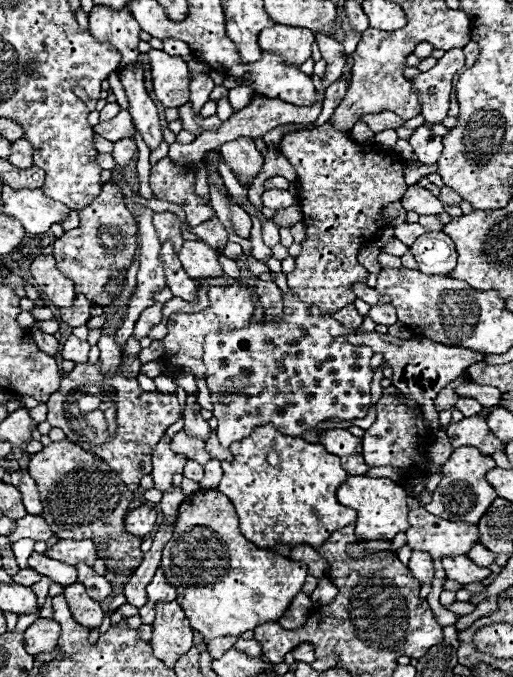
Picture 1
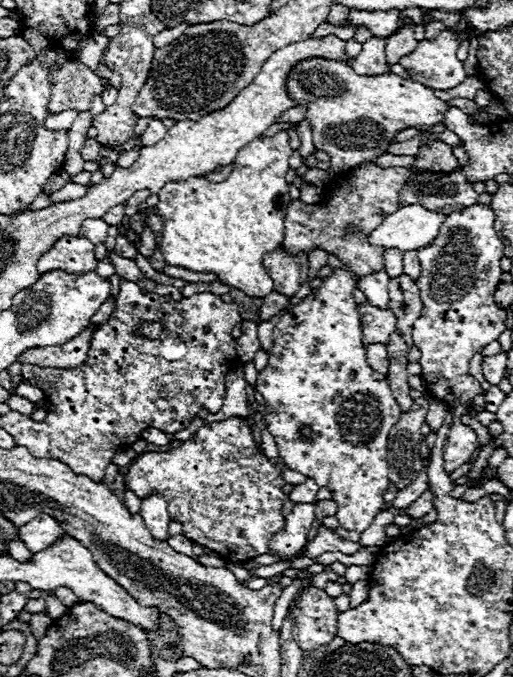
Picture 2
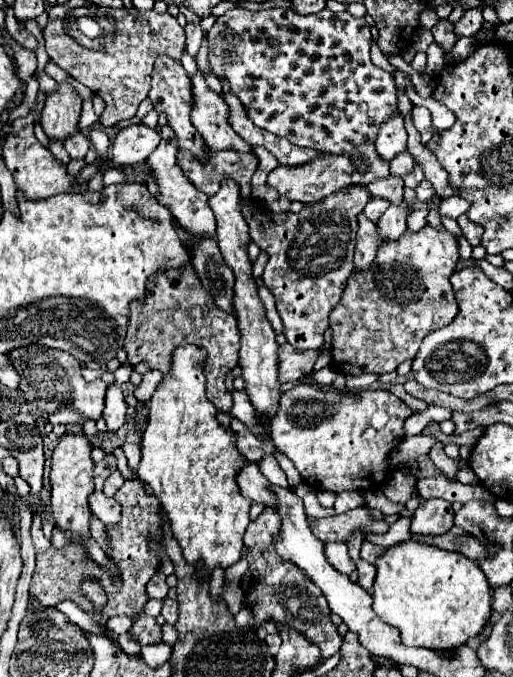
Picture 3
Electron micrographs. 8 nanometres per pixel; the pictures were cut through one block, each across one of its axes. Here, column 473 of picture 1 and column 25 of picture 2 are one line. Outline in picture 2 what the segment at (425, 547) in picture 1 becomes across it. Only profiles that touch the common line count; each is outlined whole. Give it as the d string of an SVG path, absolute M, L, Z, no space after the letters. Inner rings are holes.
M48 514L36 516L20 528L20 540L34 554L48 548L48 546L52 546L58 540L58 536L62 536L62 534L64 534L64 530Z

